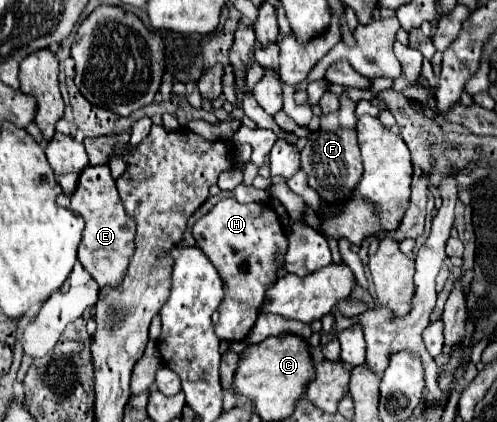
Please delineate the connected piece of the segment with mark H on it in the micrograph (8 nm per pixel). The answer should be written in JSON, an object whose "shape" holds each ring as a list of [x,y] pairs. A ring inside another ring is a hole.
{"shape":[[[225,198],[219,200],[213,210],[193,226],[193,236],[227,286],[217,308],[219,322],[215,326],[215,334],[221,340],[239,342],[251,332],[261,310],[263,294],[267,286],[277,280],[275,270],[281,268],[281,258],[287,250],[287,238],[277,214],[269,208],[269,204],[239,204],[235,198]]]}

